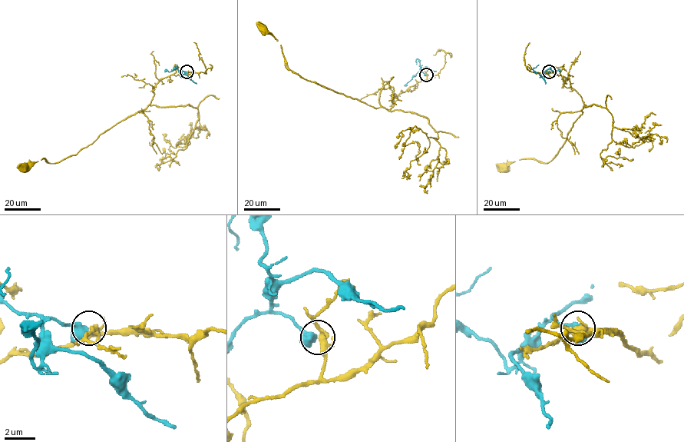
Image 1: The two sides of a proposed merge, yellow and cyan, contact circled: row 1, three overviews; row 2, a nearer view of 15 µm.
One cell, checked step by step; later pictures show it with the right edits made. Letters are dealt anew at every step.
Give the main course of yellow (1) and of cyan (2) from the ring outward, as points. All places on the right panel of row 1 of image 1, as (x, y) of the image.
1: (549, 71), (569, 81), (583, 104), (582, 113), (548, 163), (520, 159), (502, 167)
2: (549, 71), (546, 71), (540, 76), (533, 69), (539, 64)

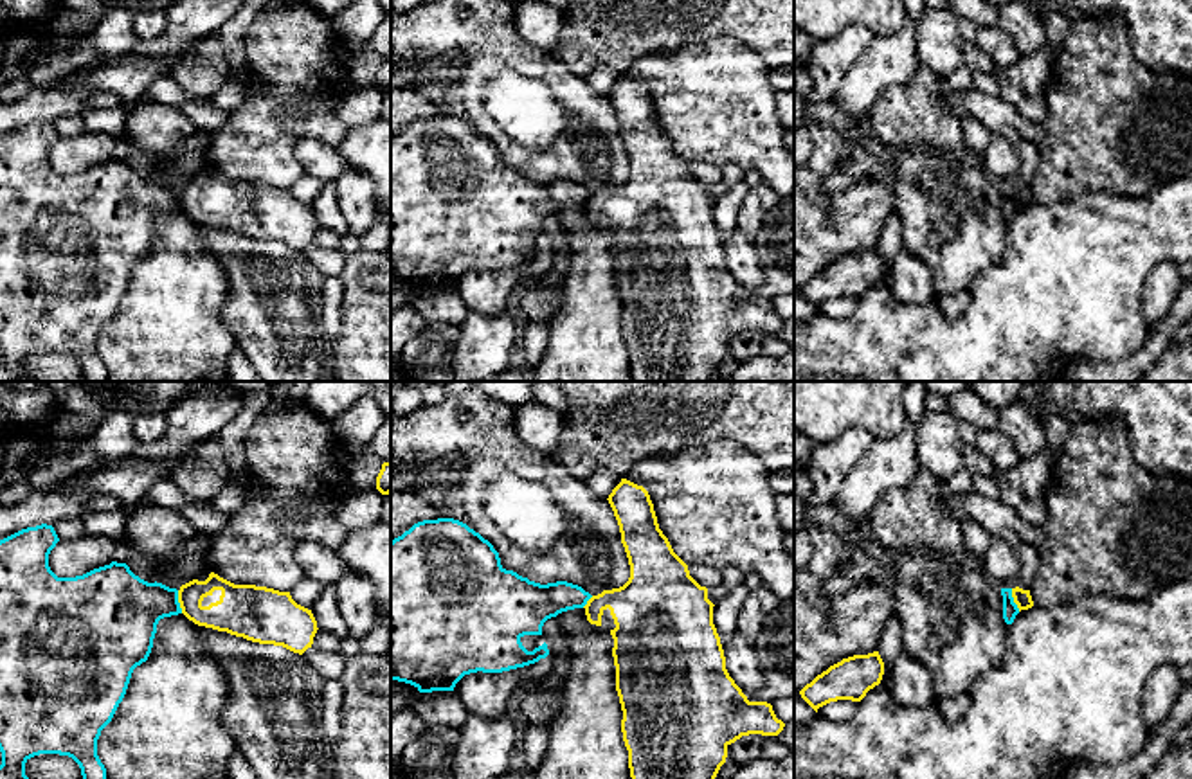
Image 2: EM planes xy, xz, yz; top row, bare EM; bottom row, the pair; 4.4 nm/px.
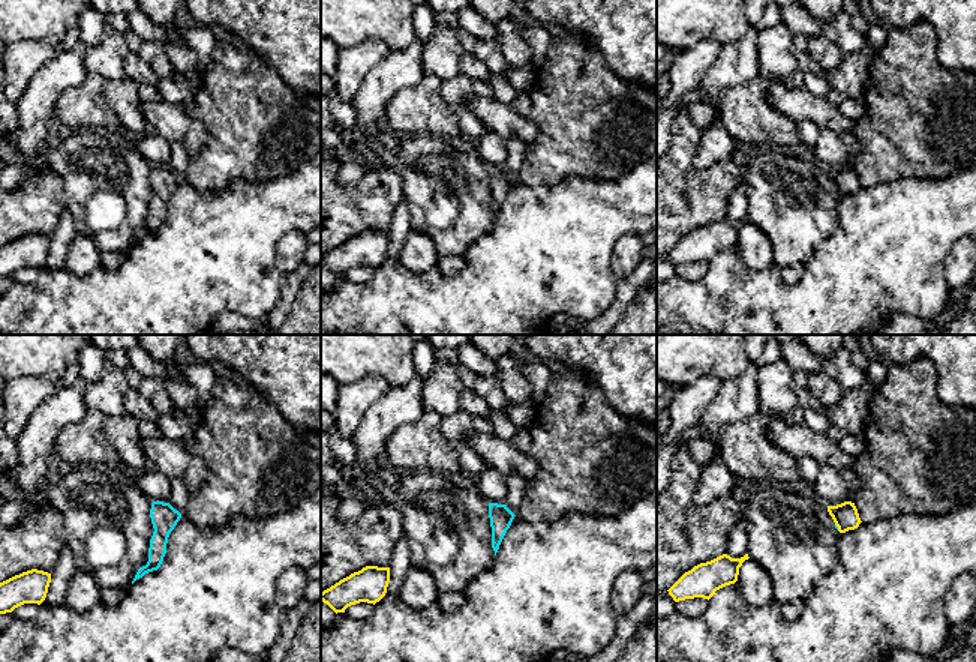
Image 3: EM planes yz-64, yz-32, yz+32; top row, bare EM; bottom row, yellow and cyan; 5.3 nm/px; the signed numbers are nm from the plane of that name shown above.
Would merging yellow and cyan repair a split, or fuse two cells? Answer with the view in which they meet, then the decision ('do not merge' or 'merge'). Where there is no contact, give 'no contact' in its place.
xy | do not merge

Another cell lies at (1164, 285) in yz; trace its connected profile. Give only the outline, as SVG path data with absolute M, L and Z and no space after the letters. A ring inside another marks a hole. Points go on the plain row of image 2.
M1158 263L1143 284L1143 311L1151 324L1161 320L1183 290L1185 273L1176 263Z

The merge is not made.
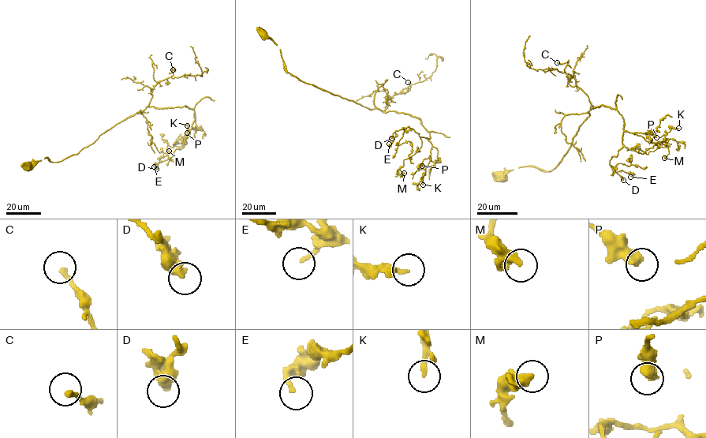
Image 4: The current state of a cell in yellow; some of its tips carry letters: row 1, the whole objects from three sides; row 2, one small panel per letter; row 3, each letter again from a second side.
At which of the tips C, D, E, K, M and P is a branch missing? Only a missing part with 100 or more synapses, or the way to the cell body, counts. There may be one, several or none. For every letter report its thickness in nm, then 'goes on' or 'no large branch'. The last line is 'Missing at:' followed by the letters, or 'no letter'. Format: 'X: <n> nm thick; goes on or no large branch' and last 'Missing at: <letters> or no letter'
C: 220 nm thick; no large branch
D: 440 nm thick; no large branch
E: 180 nm thick; no large branch
K: 200 nm thick; no large branch
M: 280 nm thick; no large branch
P: 440 nm thick; no large branch
Missing at: no letter

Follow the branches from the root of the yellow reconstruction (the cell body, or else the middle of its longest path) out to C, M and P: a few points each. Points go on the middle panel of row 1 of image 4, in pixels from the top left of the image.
C: (263, 32), (279, 49), (288, 72), (370, 109), (383, 110), (388, 99), (410, 89), (408, 82)
M: (263, 32), (302, 81), (370, 109), (417, 117), (430, 138), (420, 137), (420, 147), (399, 169), (404, 173)
P: (263, 32), (302, 81), (370, 109), (417, 117), (438, 151), (437, 161), (424, 159), (422, 166)

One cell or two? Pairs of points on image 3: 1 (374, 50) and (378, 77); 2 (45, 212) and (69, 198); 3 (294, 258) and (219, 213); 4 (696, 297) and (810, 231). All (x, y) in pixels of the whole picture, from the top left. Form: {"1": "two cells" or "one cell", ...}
{"1": "two cells", "2": "two cells", "3": "two cells", "4": "two cells"}

